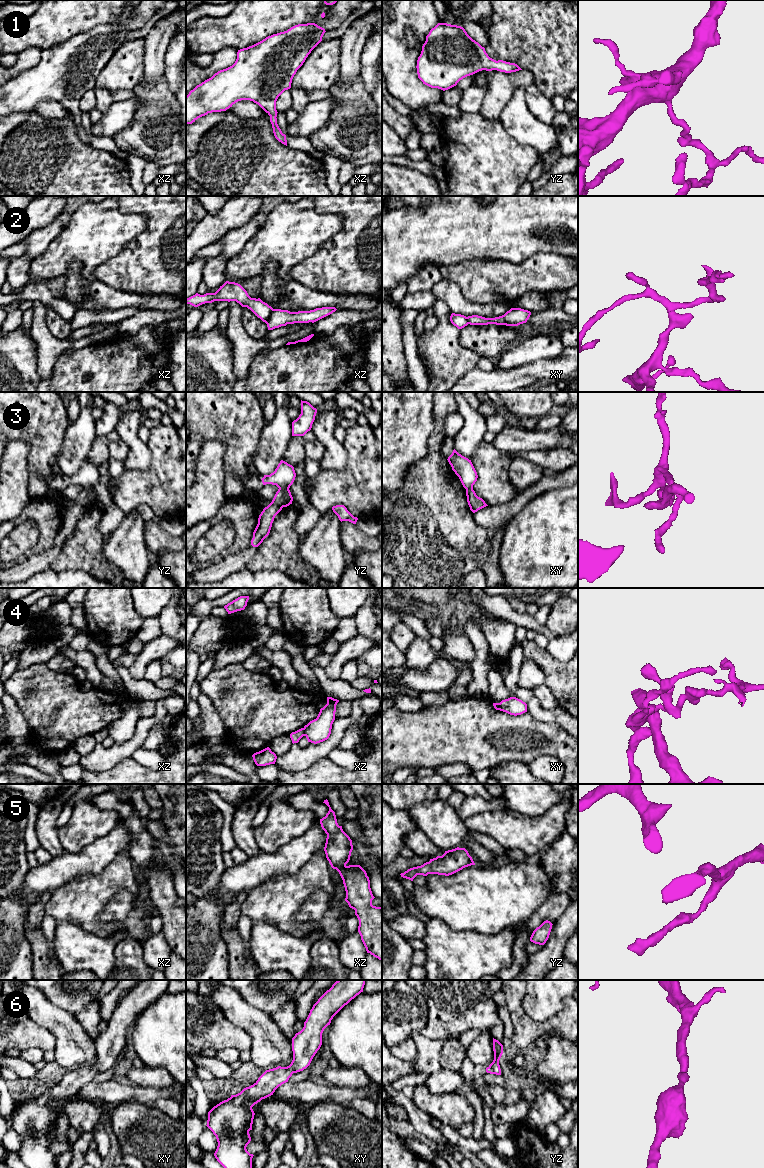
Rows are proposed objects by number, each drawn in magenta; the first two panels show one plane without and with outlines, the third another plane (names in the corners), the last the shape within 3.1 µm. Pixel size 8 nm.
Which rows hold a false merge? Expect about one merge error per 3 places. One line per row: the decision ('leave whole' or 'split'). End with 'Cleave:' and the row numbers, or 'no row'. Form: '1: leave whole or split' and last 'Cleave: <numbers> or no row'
1: leave whole
2: split
3: split
4: split
5: leave whole
6: leave whole
Cleave: 2, 3, 4

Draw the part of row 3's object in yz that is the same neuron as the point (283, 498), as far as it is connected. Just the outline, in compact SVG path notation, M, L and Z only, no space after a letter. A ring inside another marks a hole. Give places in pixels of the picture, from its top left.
M278 489L272 502L263 509L258 518L258 524L253 532L251 545L258 547L269 535L275 516L282 510L292 504L293 497L289 489Z

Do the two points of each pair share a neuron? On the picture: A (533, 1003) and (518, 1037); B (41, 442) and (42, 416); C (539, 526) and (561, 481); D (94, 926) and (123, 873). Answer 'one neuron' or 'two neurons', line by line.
A: two neurons
B: one neuron
C: two neurons
D: one neuron

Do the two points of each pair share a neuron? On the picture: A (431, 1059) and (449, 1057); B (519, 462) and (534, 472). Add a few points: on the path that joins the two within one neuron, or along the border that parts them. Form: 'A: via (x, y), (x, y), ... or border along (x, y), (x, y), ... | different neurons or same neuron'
A: border along (454, 1039), (449, 1039), (443, 1045), (440, 1066) | different neurons
B: via (523, 466), (530, 472) | same neuron

